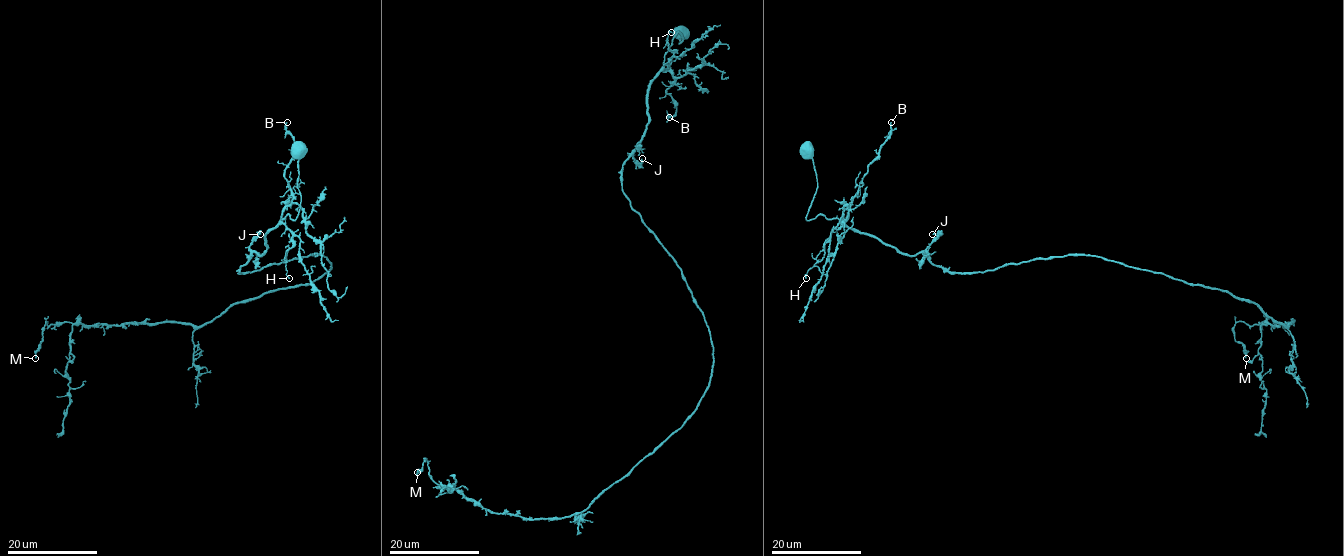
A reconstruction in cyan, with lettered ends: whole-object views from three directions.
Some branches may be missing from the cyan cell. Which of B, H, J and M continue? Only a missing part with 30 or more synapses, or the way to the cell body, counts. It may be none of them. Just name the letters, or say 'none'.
none

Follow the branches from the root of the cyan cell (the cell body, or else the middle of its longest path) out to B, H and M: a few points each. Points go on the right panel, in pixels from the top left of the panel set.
B: (807, 150), (812, 158), (817, 191), (806, 219), (820, 214), (840, 219), (888, 136), (891, 122)
H: (807, 150), (812, 158), (817, 191), (806, 219), (822, 214), (839, 223), (825, 244), (823, 257), (806, 278)
M: (807, 150), (817, 179), (807, 220), (840, 219), (956, 272), (1099, 256), (1293, 323), (1238, 321), (1246, 358)

